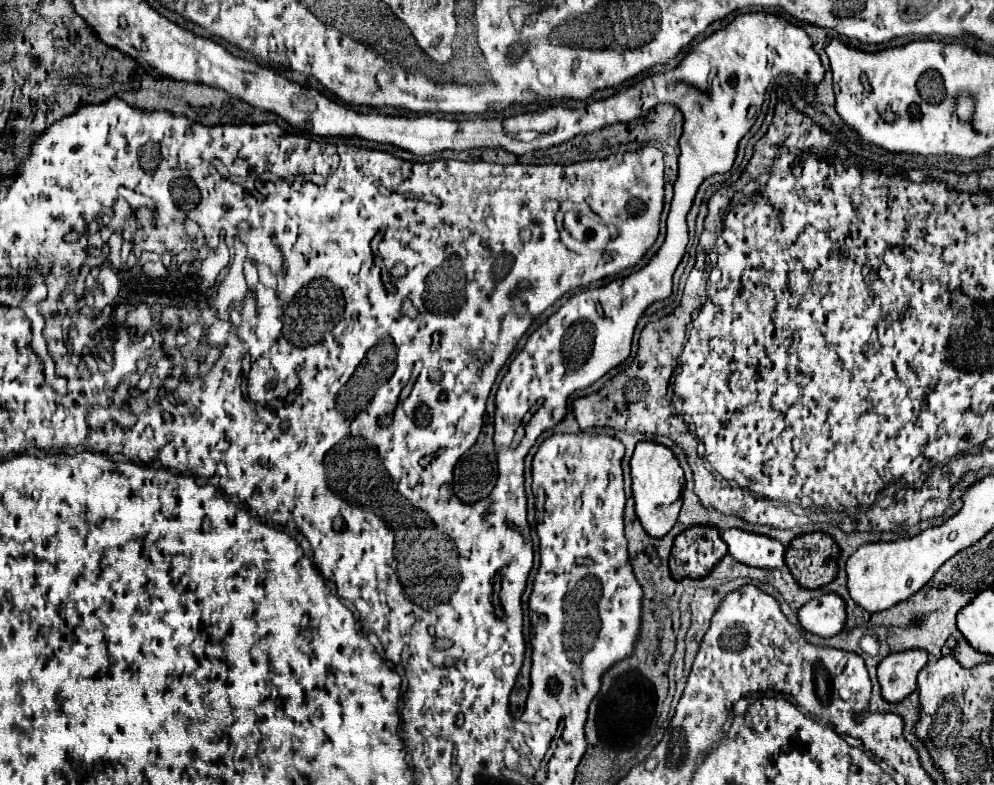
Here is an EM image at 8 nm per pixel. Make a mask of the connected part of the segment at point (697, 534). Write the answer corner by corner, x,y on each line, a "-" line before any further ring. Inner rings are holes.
693,526
687,528
685,532
681,532
675,538
673,550
671,550
671,560
669,560
669,568
671,568
671,576
675,580
681,578
705,578
713,566
725,556
725,542
721,540
721,532
713,526

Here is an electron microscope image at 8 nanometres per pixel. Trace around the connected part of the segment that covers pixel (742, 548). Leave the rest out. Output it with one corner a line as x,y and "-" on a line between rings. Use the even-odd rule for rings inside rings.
739,528
725,530
723,540
729,546
729,554
741,564
767,570
785,566
785,546
779,540

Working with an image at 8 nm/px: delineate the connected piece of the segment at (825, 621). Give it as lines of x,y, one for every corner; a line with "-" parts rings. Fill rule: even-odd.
825,594
801,606
799,622
801,626
817,636
835,636
845,626
845,602
837,594

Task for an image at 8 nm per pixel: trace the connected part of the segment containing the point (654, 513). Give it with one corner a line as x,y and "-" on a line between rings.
639,442
633,458
631,458
631,478
633,478
633,498
635,498
635,512
653,538
663,538
677,522
681,510
681,494
683,494
683,470
677,464
673,452
655,442

